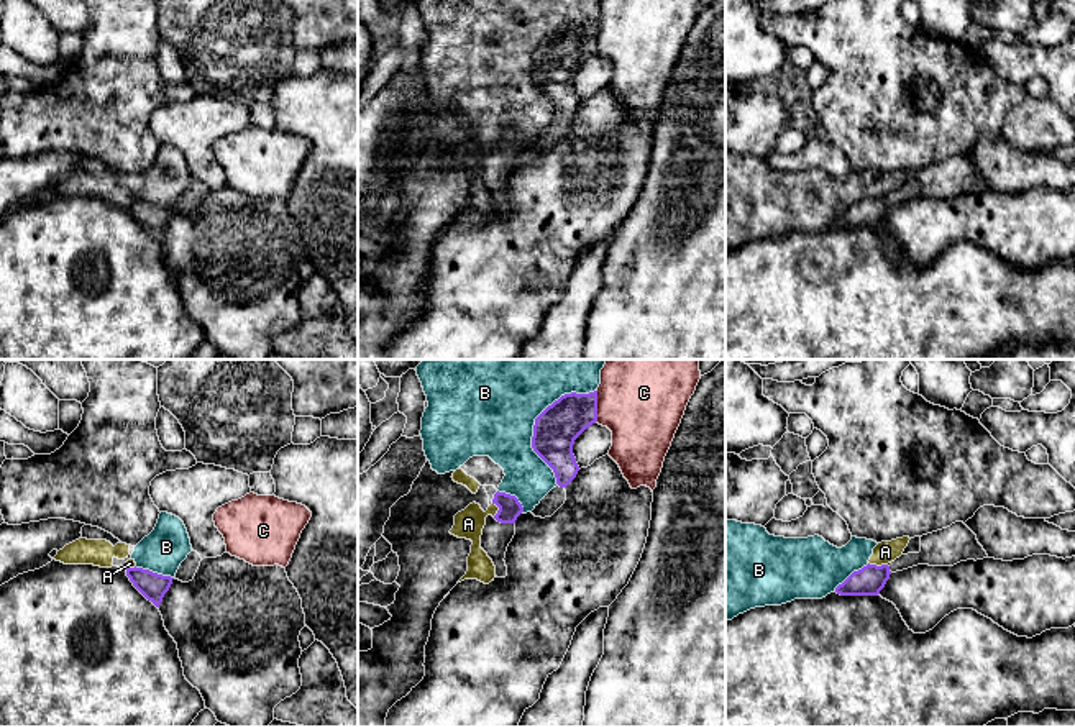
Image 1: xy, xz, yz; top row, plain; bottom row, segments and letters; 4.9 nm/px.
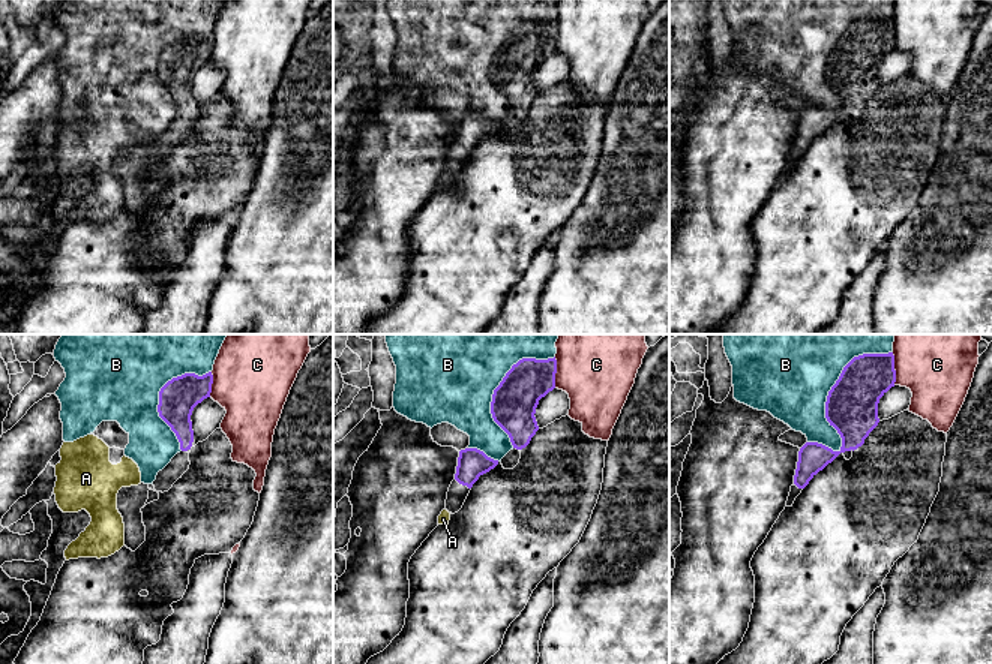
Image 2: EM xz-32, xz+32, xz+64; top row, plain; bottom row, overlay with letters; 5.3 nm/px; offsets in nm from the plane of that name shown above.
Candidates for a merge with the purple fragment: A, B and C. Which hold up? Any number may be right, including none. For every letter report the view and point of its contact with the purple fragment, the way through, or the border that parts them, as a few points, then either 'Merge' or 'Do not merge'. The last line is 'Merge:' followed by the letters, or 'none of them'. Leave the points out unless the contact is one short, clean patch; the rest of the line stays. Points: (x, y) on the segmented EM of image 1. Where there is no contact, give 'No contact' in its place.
A: Touches purple at yz (878, 566). Boundary: yz (869, 562), (887, 565). Do not merge
B: Touches purple at xz (535, 422). Do not merge
C: Touches purple at xz (596, 407). Do not merge
Merge: none of them

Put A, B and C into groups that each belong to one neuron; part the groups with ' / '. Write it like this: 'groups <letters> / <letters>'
groups A B / C

